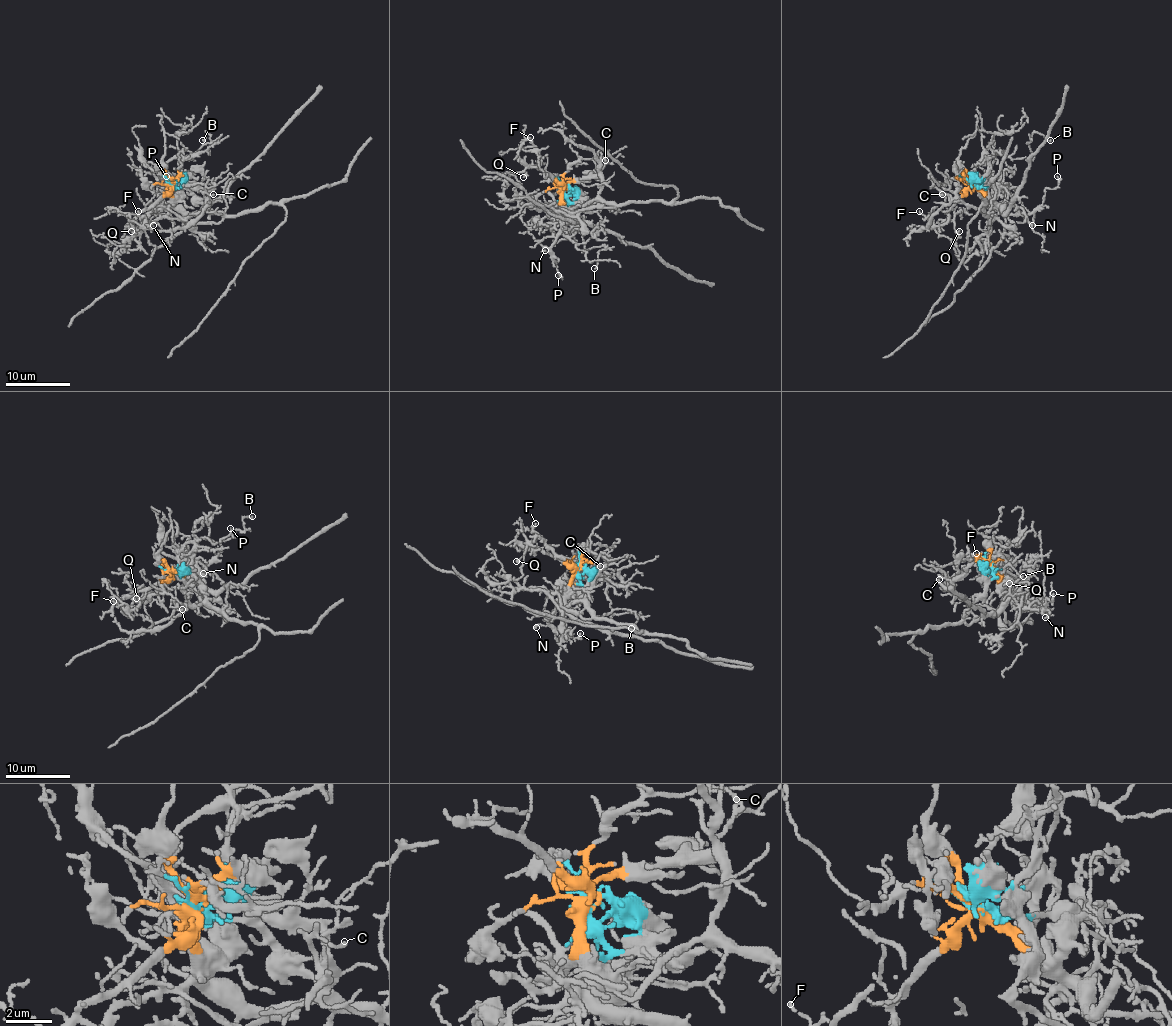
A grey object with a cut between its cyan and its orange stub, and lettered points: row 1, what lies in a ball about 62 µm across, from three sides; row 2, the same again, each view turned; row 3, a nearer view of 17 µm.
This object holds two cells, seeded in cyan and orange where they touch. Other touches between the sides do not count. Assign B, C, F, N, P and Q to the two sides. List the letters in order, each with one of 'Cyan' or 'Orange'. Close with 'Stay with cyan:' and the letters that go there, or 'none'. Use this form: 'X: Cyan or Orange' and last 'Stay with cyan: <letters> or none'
B: Orange
C: Cyan
F: Orange
N: Orange
P: Orange
Q: Orange
Stay with cyan: C

